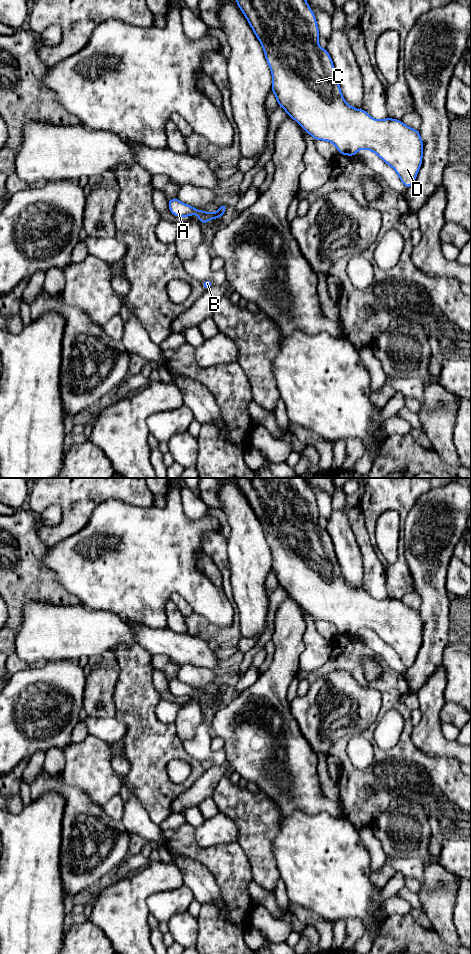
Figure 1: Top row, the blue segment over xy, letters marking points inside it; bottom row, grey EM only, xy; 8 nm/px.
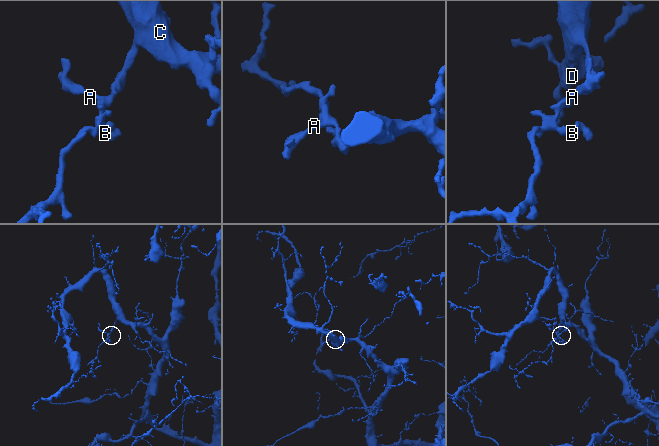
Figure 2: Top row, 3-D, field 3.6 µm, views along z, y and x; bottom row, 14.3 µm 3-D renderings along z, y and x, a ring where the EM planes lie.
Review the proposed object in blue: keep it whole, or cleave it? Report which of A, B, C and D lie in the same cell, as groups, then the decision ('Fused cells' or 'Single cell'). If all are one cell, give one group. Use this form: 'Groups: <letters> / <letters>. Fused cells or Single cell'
Groups: A B C D. Single cell

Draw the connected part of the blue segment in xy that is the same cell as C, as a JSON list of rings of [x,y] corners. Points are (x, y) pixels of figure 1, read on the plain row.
[[[236,478],[253,512],[260,521],[272,554],[272,572],[278,586],[281,586],[304,611],[315,620],[333,623],[341,635],[355,636],[359,629],[373,631],[398,654],[406,668],[410,668],[416,659],[422,644],[423,622],[418,610],[406,606],[397,599],[376,600],[364,589],[357,590],[345,582],[335,554],[333,541],[327,531],[318,524],[319,509],[315,494],[305,478]]]

